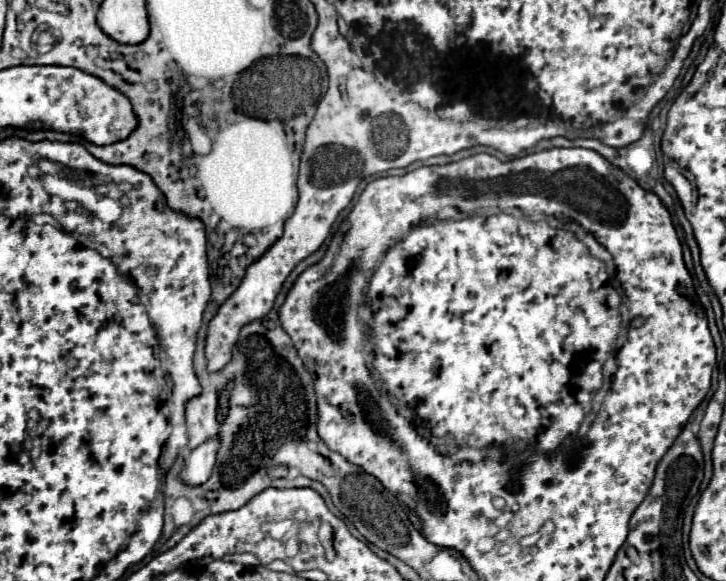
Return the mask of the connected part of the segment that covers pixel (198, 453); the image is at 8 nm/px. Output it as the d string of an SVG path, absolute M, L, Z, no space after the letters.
M208 440L204 444L200 444L198 448L194 448L186 458L184 458L184 466L180 470L180 480L186 486L200 486L210 478L214 460L216 460L216 450L218 450L218 442L216 440Z

